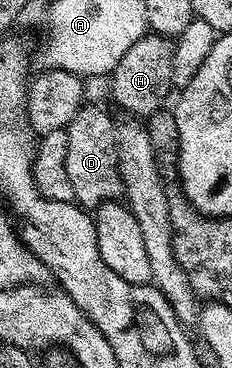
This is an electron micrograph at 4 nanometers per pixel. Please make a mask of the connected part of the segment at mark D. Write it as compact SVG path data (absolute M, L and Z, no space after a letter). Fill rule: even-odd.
M82 106L67 128L67 177L73 186L73 199L86 209L96 209L105 200L122 194L117 166L117 123L101 107Z

